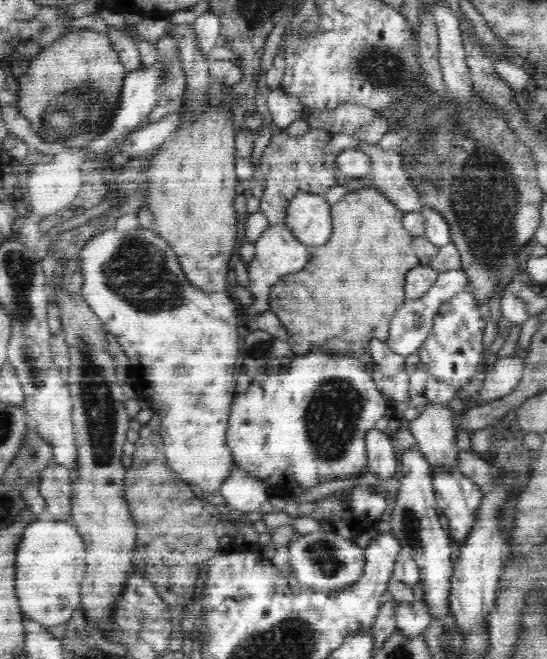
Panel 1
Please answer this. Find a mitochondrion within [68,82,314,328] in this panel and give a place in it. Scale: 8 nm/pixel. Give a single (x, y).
(135, 269)

